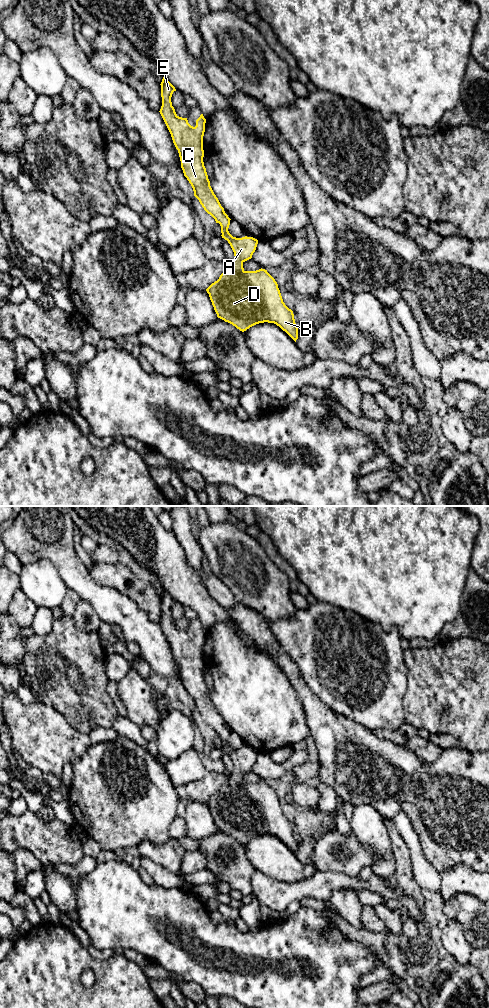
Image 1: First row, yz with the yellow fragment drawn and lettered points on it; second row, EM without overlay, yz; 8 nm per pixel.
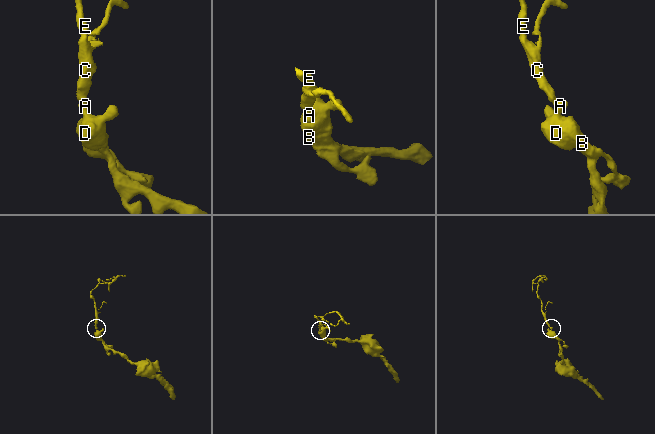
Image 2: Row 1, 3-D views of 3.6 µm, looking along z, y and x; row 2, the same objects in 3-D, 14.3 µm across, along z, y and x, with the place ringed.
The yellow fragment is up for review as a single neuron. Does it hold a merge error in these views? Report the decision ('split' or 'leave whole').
leave whole

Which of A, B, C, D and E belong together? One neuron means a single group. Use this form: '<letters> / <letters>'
A B C D E

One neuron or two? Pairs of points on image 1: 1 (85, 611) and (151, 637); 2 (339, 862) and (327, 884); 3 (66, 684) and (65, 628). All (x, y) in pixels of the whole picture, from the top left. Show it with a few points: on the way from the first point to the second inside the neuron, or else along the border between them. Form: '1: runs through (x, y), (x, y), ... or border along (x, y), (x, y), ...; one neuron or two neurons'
1: border along (82, 599), (91, 605), (102, 621); two neurons
2: border along (318, 870), (333, 870), (357, 877); two neurons
3: runs through (66, 670), (68, 658), (65, 642); one neuron

